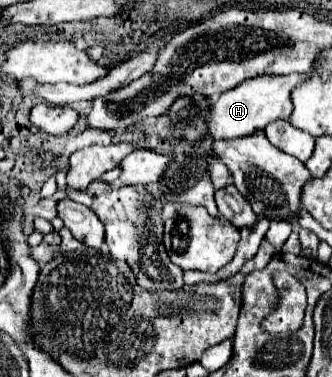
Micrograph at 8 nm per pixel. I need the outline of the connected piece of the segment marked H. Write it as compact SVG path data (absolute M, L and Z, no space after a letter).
M294 73L294 75L262 75L250 81L242 81L242 85L222 93L218 101L210 107L210 133L216 139L234 139L254 133L256 129L264 129L268 123L276 119L288 119L292 111L290 89L298 85L298 81L306 81L310 73Z

